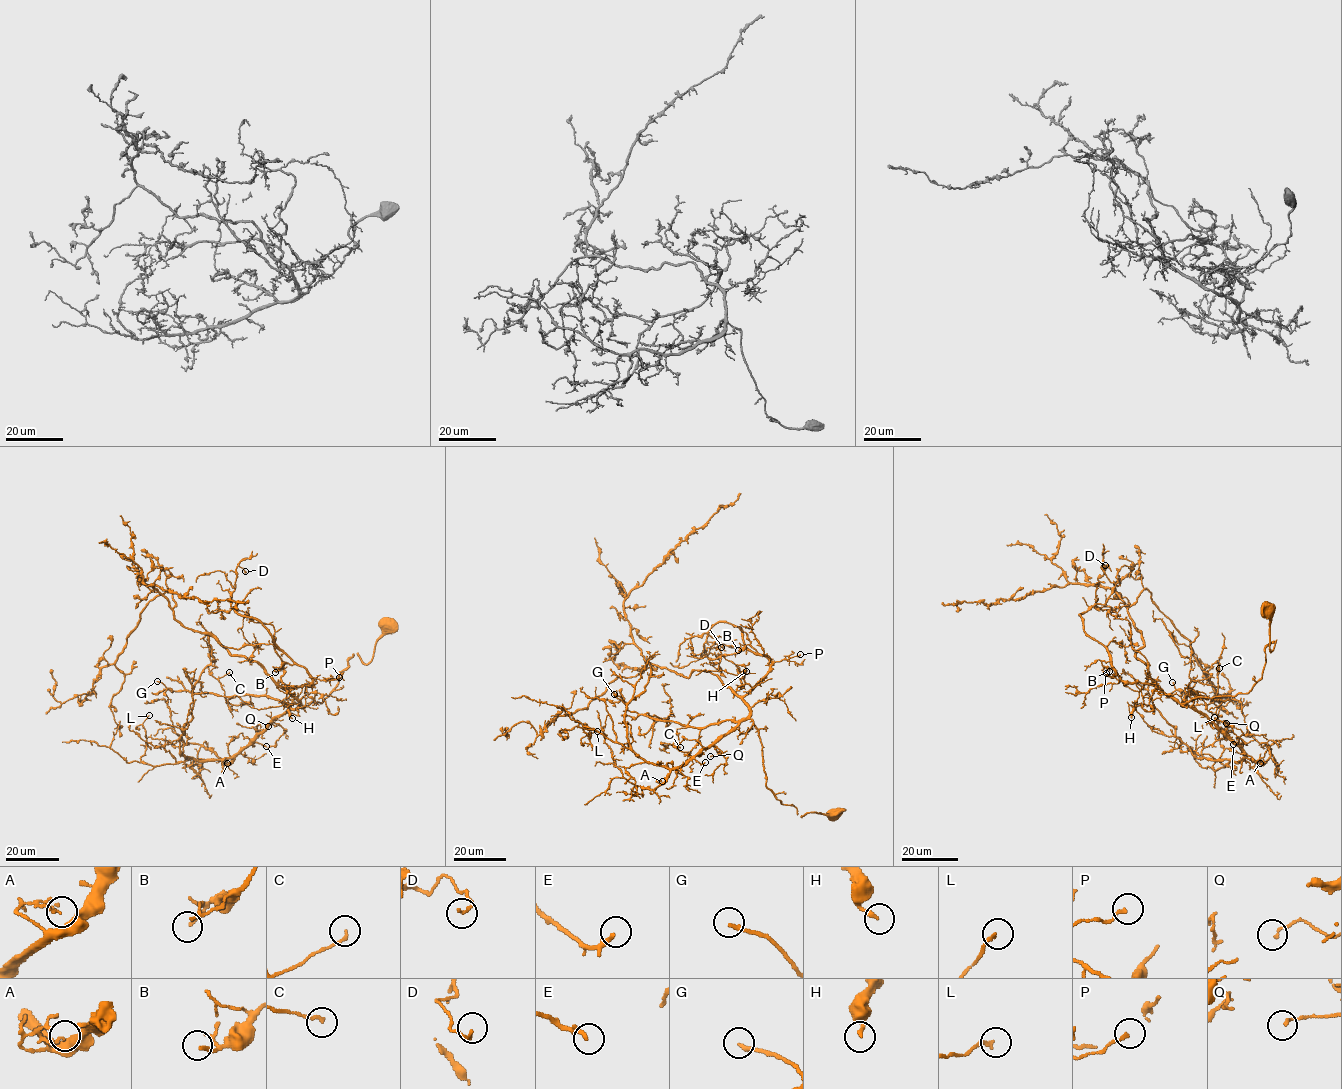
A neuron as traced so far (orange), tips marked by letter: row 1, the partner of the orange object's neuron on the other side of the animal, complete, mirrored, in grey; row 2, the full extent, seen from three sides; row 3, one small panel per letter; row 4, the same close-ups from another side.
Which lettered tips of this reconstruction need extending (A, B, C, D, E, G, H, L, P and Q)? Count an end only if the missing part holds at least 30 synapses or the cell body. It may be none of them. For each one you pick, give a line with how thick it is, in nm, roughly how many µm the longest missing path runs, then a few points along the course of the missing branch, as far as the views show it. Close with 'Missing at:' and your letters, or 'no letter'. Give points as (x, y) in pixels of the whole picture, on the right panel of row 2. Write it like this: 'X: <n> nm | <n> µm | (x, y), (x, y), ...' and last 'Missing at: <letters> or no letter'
E: 200 nm | 10 µm | (1233, 744), (1230, 752), (1221, 746)
Missing at: E

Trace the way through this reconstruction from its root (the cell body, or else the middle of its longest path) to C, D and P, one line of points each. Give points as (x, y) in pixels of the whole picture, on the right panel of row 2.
C: (1268, 609), (1270, 652), (1275, 644), (1250, 690), (1181, 704), (1198, 692), (1224, 702), (1219, 668)
D: (1268, 609), (1275, 644), (1250, 690), (1179, 703), (1123, 681), (1084, 630), (1080, 614), (1115, 585), (1105, 565)
P: (1268, 609), (1270, 652), (1275, 644), (1265, 648), (1262, 676), (1247, 693), (1179, 703), (1158, 687), (1106, 673)

